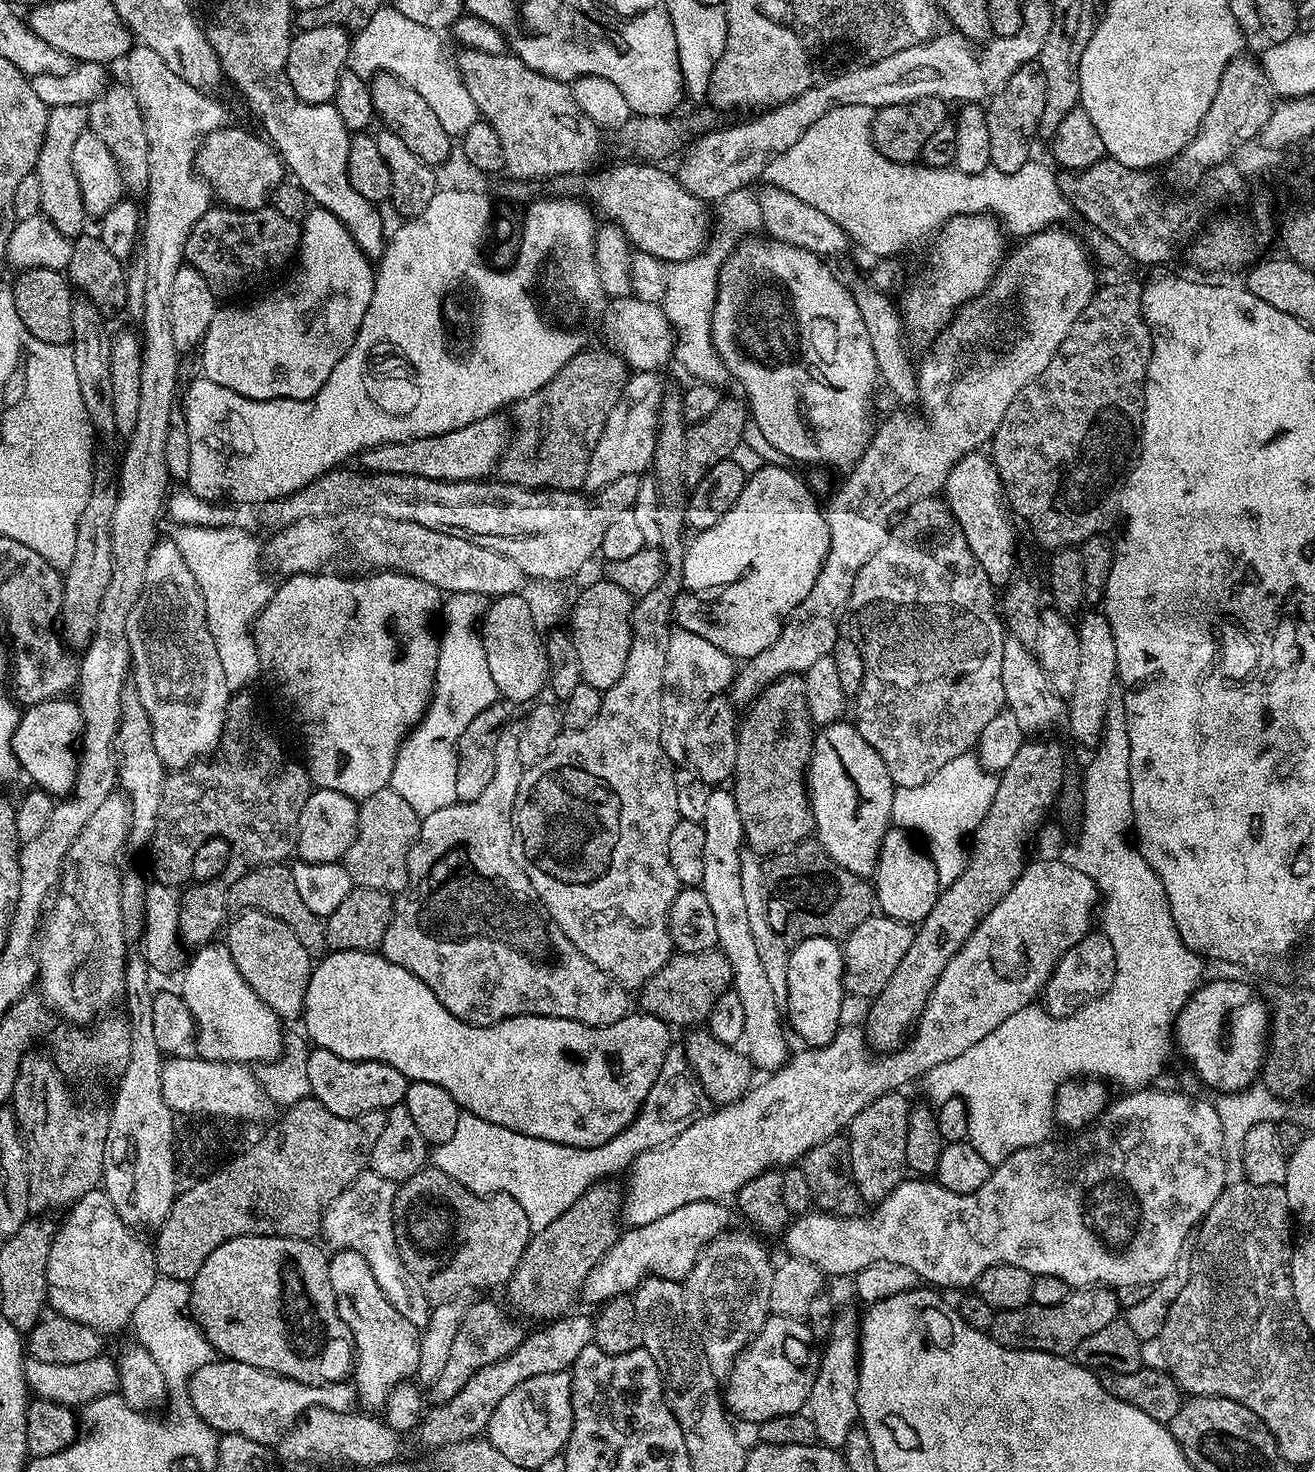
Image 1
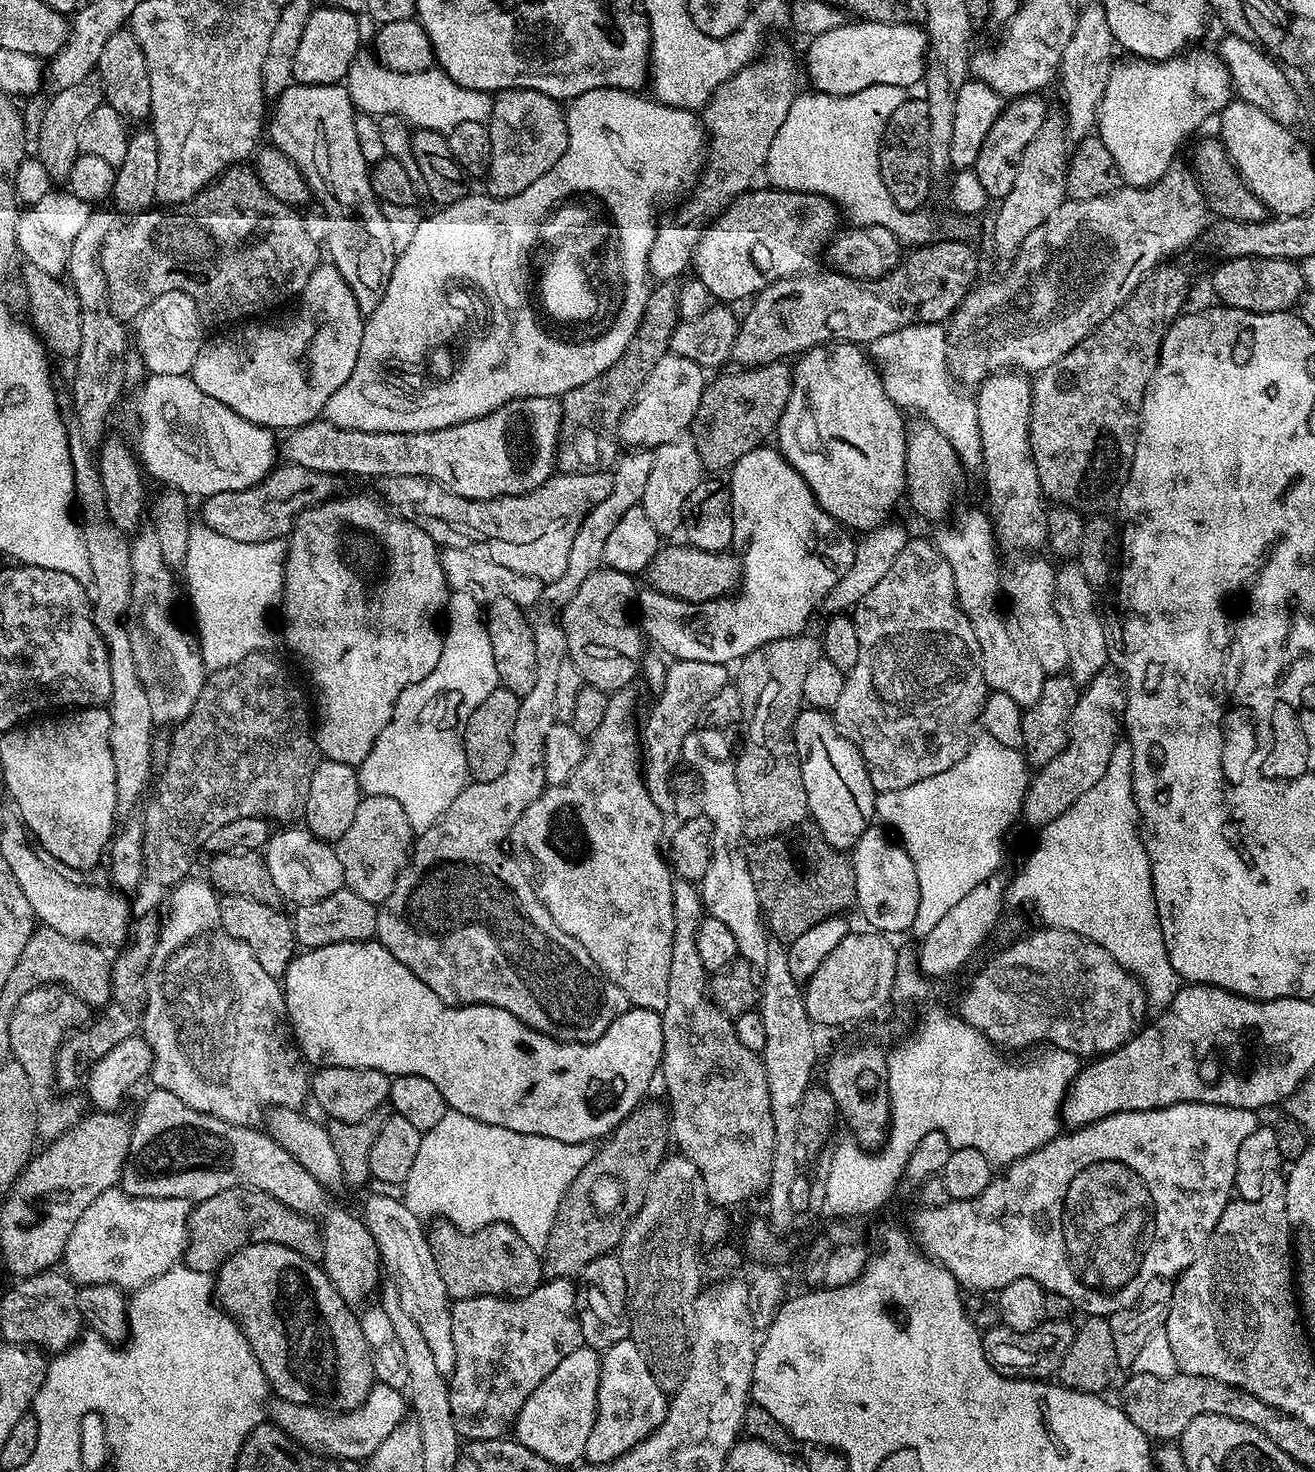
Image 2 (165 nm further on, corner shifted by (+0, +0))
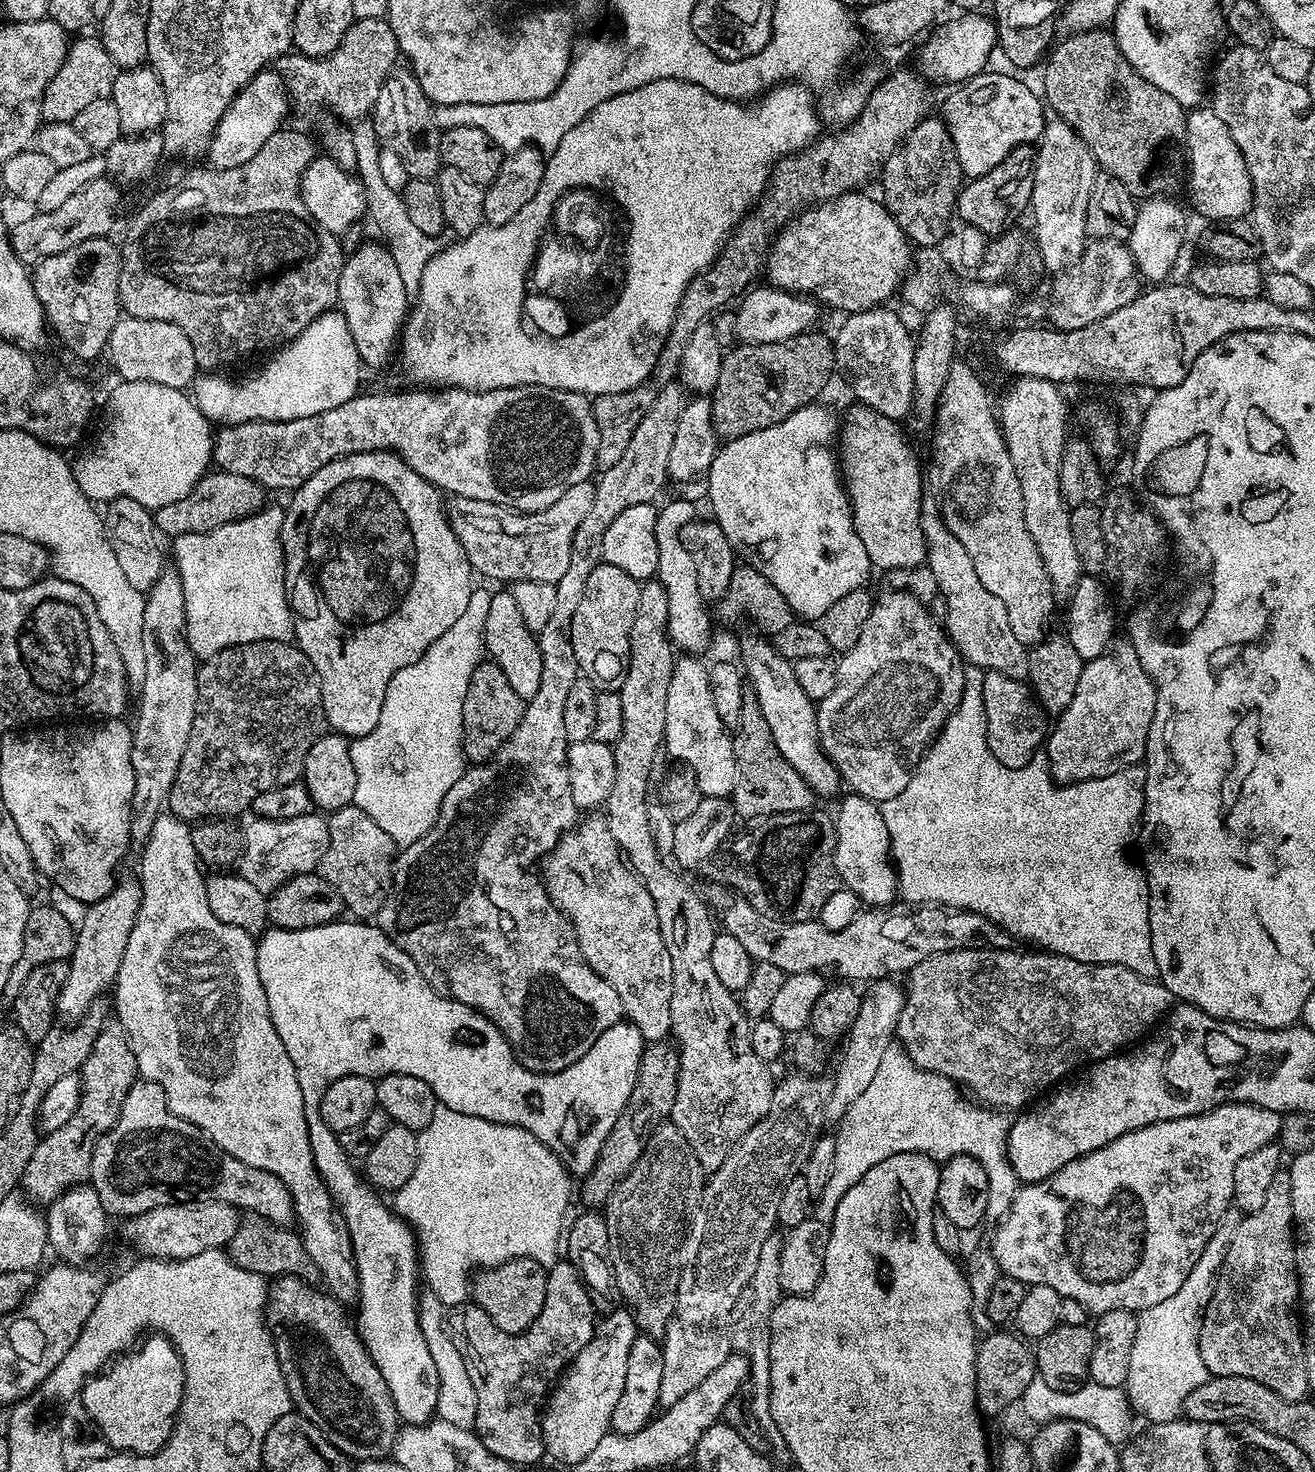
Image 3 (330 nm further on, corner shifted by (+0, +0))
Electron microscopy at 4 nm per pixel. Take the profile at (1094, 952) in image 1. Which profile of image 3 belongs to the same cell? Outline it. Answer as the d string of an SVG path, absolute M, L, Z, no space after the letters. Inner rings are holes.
M1015 947L971 948L926 958L907 973L904 1009L902 1018L898 1018L896 1027L896 1040L917 1066L925 1068L927 1072L937 1072L946 1078L955 1080L957 1085L963 1086L965 1089L968 1087L973 1092L971 1095L981 1105L993 1110L1009 1110L1008 1108L1020 1107L1023 1109L1025 1106L1031 1105L1037 1097L1047 1093L1057 1082L1063 1081L1065 1079L1063 1076L1067 1072L1075 1073L1077 1070L1083 1069L1095 1061L1105 1060L1106 1057L1127 1049L1133 1042L1139 1041L1167 1013L1168 1009L1173 1007L1174 998L1159 979L1149 978L1147 975L1130 970L1121 964L1087 964L1078 962L1072 956L1059 956L1058 953L1047 950L1016 951Z

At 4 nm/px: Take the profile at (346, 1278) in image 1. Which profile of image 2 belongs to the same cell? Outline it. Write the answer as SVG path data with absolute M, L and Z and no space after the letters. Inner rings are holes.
M153 1087L151 1091L145 1094L144 1101L140 1104L140 1113L132 1120L130 1150L119 1183L119 1187L124 1189L127 1196L163 1200L182 1198L189 1202L199 1202L206 1198L214 1198L214 1194L222 1194L222 1190L231 1188L253 1188L265 1192L290 1206L290 1210L319 1224L324 1239L322 1267L344 1300L349 1302L364 1300L371 1292L373 1295L379 1289L382 1283L382 1261L378 1246L374 1242L374 1234L370 1234L370 1230L357 1213L355 1216L354 1213L347 1212L342 1205L335 1204L332 1201L335 1199L328 1189L321 1186L318 1178L314 1178L314 1174L309 1174L306 1166L302 1166L302 1162L286 1154L286 1150L278 1146L278 1142L271 1134L256 1126L231 1124L222 1118L190 1110L190 1106L186 1106L182 1098L170 1094L170 1090Z

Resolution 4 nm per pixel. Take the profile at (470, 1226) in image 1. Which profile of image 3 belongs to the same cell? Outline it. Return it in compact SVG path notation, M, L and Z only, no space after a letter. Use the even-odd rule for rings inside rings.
M518 1258L497 1268L486 1268L477 1271L470 1280L471 1299L498 1326L498 1330L506 1330L506 1334L514 1334L527 1330L542 1314L542 1302L546 1302L546 1282L548 1268L534 1262L530 1258Z

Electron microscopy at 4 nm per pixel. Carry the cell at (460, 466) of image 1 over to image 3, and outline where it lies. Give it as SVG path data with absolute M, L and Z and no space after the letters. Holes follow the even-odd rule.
M533 384L517 388L503 388L502 390L486 390L485 392L471 392L465 388L412 391L416 392L376 392L373 396L358 394L354 398L350 398L350 402L342 402L342 406L334 406L334 410L326 410L322 414L314 414L310 418L294 418L286 422L259 420L258 422L230 424L221 427L215 433L212 446L215 467L221 472L242 474L242 478L250 478L266 490L272 490L272 488L295 490L302 486L302 482L306 482L306 478L318 474L318 470L322 470L322 466L326 466L332 460L359 452L394 452L404 459L406 466L410 466L410 470L422 474L422 478L429 480L435 488L440 489L441 493L500 504L503 508L510 508L517 512L546 510L546 506L554 506L554 502L558 502L558 498L562 498L562 494L566 494L566 490L570 490L570 486L578 486L578 482L587 480L593 475L591 472L594 472L596 468L596 454L598 452L598 428L592 413L592 400L582 392L567 392L561 388L543 388Z

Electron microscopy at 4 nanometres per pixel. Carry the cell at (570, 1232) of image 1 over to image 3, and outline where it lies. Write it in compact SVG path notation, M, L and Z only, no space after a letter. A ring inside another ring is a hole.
M652 1042L647 1045L638 1066L638 1078L634 1090L618 1118L614 1130L602 1146L602 1154L592 1173L583 1177L585 1205L600 1206L611 1196L616 1185L627 1176L636 1165L642 1150L648 1145L648 1137L659 1124L665 1123L672 1115L674 1098L678 1094L678 1070L680 1069L680 1049L672 1042Z

